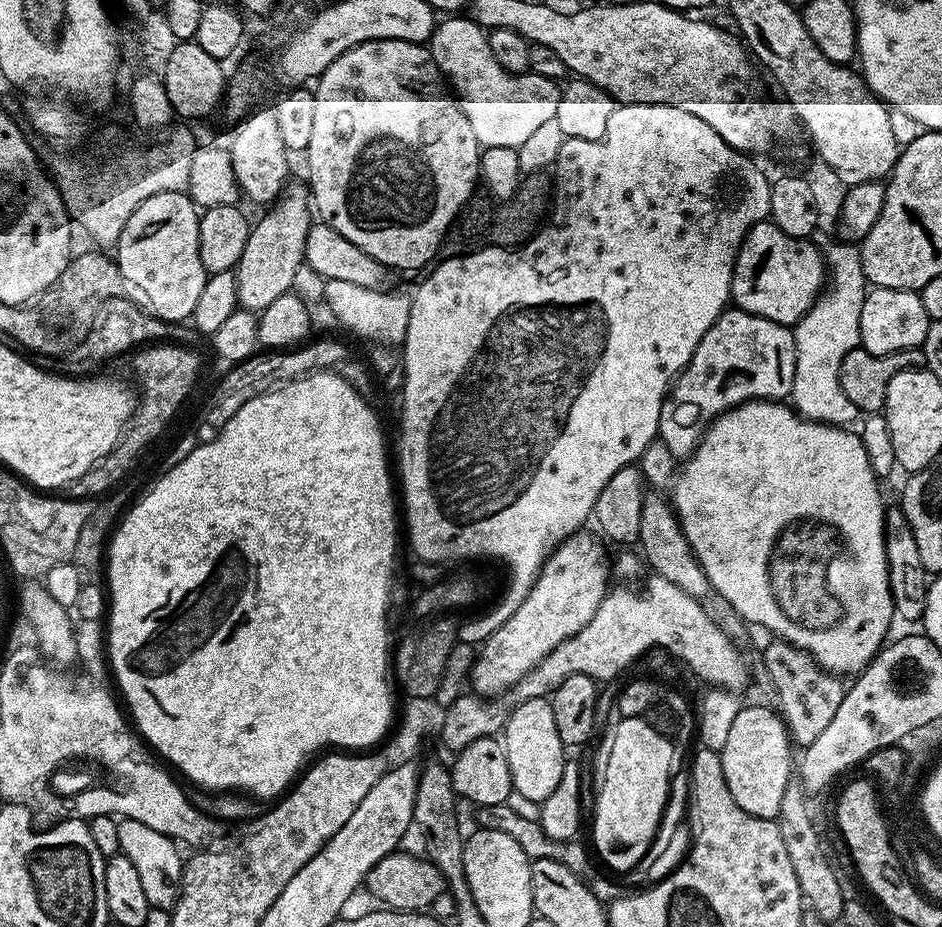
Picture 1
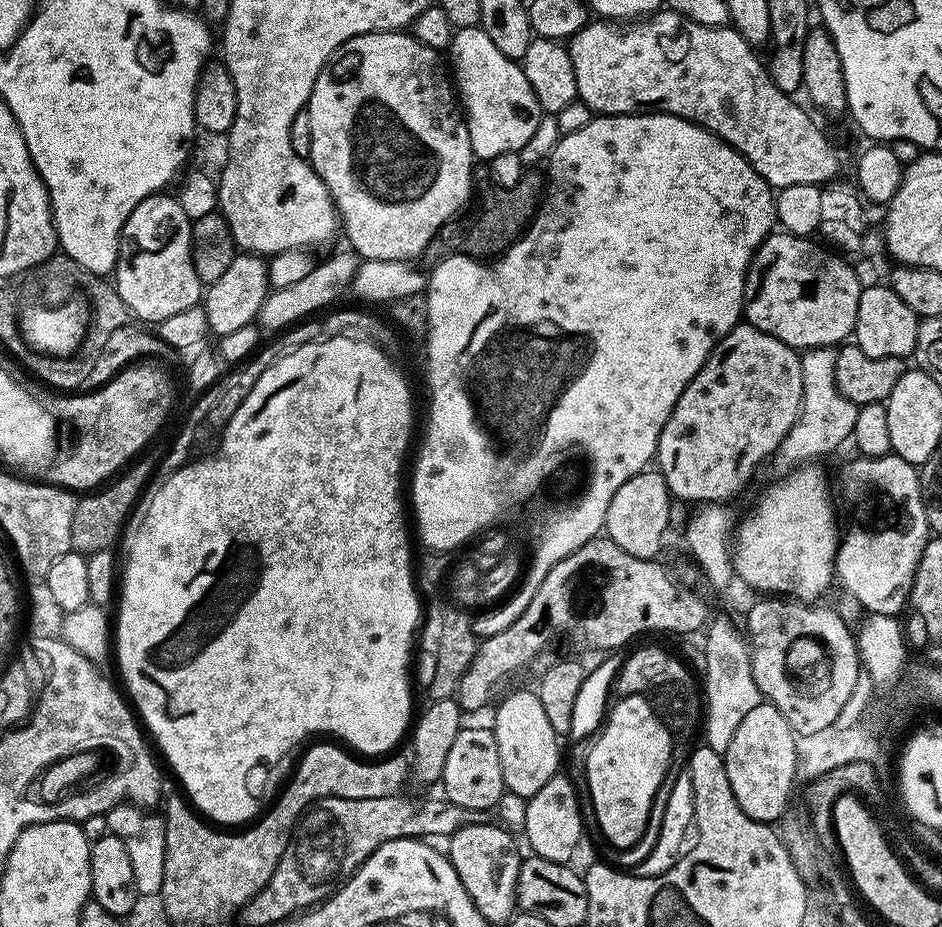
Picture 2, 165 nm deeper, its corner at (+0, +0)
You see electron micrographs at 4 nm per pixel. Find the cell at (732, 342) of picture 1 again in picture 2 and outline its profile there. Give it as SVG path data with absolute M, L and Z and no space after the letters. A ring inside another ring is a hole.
M735 324L716 344L716 349L686 386L682 398L674 406L662 434L654 457L663 474L668 491L677 500L692 506L718 504L731 501L752 480L756 467L767 456L775 457L780 443L800 419L802 406L801 353L786 346L778 338L758 330L753 324Z

